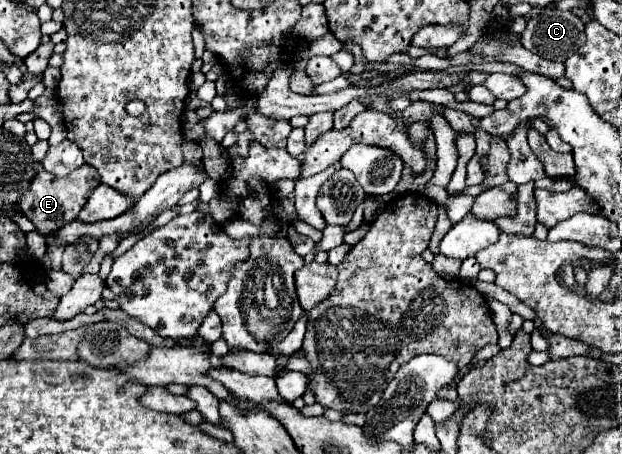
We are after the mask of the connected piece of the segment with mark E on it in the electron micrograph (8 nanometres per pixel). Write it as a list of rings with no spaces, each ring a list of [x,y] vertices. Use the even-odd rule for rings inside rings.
[[[33,163],[33,167],[35,167],[35,177],[33,177],[29,189],[25,193],[21,193],[21,201],[17,203],[17,207],[35,225],[35,231],[39,235],[49,237],[49,235],[57,233],[69,221],[77,219],[77,213],[81,211],[81,207],[85,205],[85,201],[89,199],[93,189],[101,183],[101,179],[99,179],[97,169],[93,169],[91,165],[83,165],[65,177],[57,177],[57,175],[45,171],[41,163]]]

